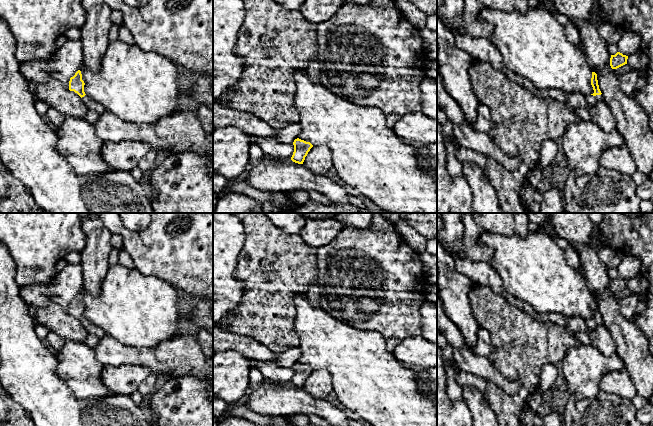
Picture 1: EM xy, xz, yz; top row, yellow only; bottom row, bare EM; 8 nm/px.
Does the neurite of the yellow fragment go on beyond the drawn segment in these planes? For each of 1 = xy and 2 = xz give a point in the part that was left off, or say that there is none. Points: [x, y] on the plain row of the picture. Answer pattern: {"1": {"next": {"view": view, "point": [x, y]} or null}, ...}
{"1": {"next": {"view": "xy", "point": [91, 328]}}, "2": {"next": null}}

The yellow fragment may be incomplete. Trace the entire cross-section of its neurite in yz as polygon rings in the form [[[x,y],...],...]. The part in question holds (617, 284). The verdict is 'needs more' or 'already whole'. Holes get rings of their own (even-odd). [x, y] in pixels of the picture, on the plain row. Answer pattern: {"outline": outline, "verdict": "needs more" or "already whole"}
{"outline": [[[617,276],[615,279],[611,279],[610,290],[612,293],[617,293],[625,288],[627,288],[628,280]]], "verdict": "already whole"}

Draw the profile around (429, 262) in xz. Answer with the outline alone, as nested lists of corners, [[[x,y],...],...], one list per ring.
[[[425,252],[420,254],[420,259],[423,264],[426,282],[430,285],[437,285],[437,256]]]

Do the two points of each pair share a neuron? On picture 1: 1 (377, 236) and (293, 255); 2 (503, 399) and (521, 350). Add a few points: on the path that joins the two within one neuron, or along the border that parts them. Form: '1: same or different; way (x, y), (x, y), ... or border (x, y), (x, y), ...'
1: different; border (317, 248), (318, 273)
2: same; way (518, 396), (525, 389), (525, 365)

